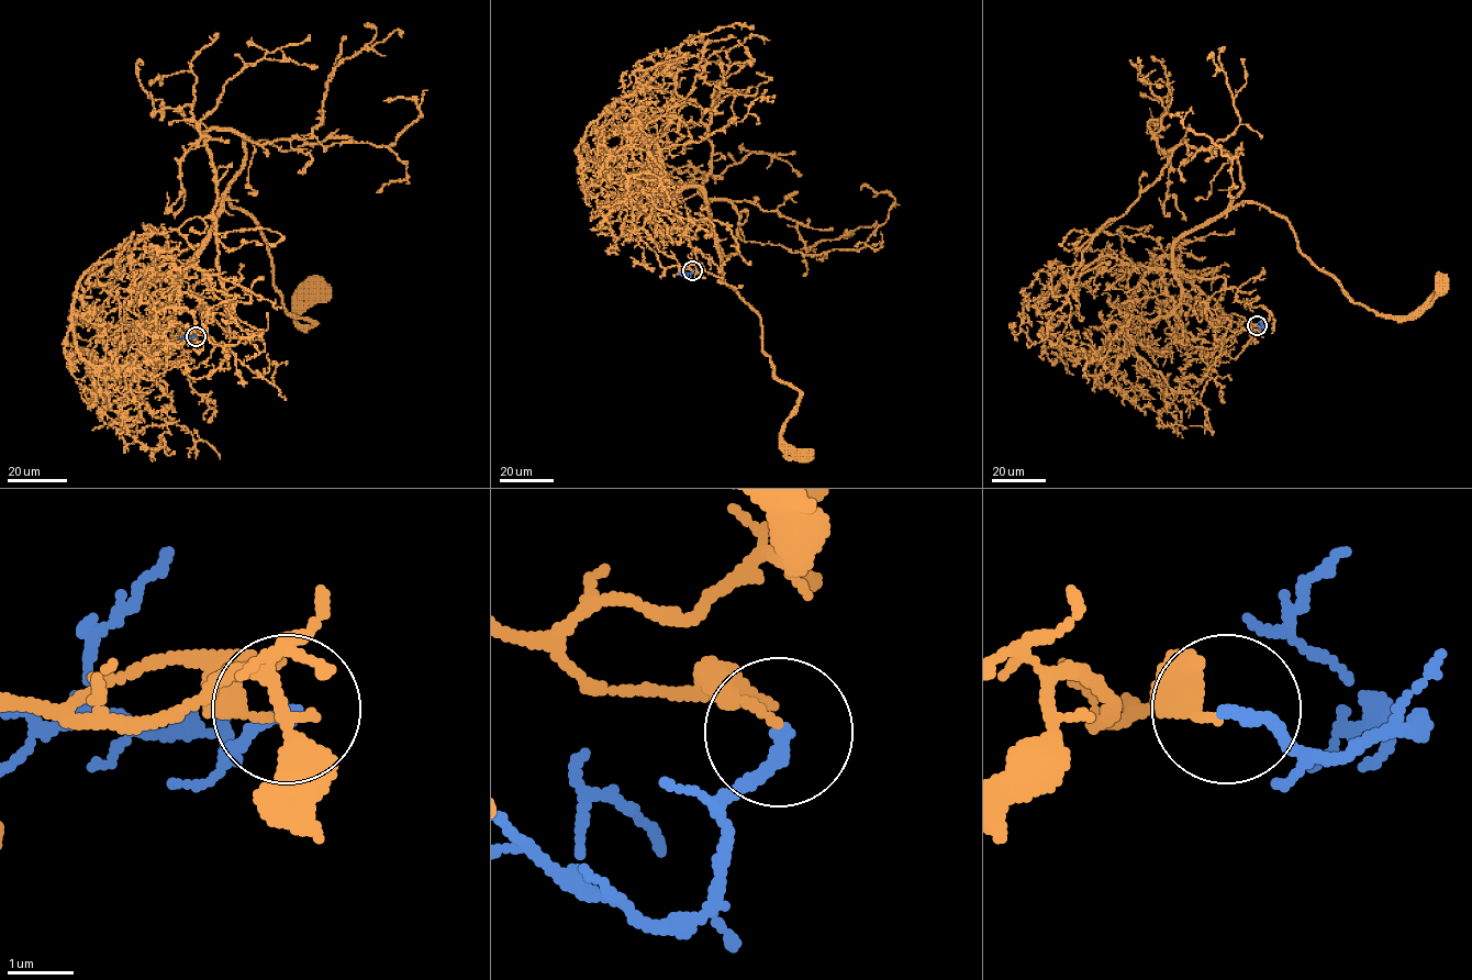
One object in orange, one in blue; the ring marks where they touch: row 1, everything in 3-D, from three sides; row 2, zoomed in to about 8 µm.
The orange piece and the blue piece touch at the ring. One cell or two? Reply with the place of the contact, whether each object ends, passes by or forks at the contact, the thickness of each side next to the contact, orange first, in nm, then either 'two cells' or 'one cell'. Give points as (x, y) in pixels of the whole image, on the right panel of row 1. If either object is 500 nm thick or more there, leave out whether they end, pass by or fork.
at (1257, 325); orange ends there; blue ends there; 150 nm thick on the orange side, 200 nm on the other; two cells

